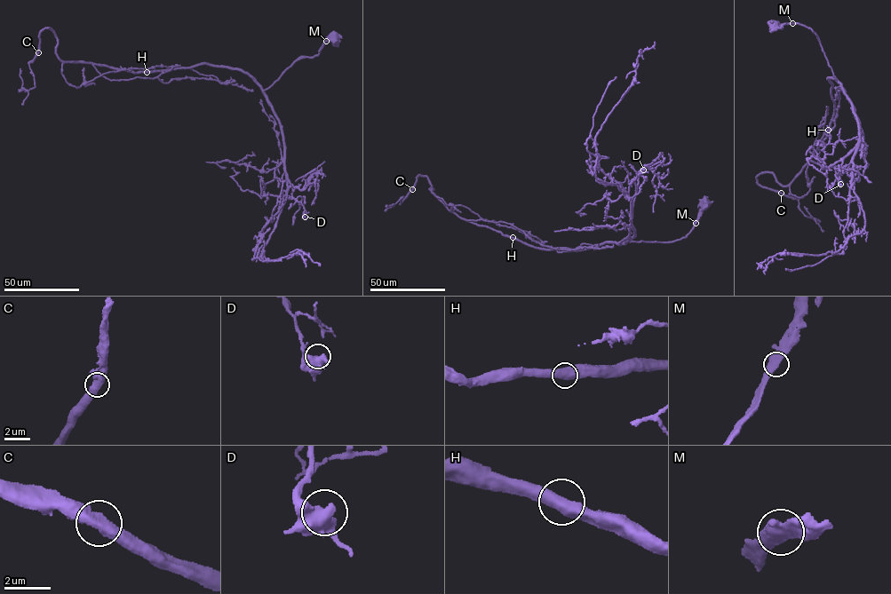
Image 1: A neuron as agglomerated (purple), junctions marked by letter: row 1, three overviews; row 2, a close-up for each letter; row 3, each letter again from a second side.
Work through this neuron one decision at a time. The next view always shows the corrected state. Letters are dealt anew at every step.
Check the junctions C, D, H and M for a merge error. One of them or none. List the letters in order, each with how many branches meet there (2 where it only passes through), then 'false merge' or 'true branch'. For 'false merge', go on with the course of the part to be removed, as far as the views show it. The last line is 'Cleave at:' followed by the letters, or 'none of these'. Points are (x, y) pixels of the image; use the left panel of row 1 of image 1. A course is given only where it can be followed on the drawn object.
C: 2 branches meet; true branch
D: 2 branches meet; true branch
H: 2 branches meet; true branch
M: 2 branches meet; true branch
Cleave at: none of these

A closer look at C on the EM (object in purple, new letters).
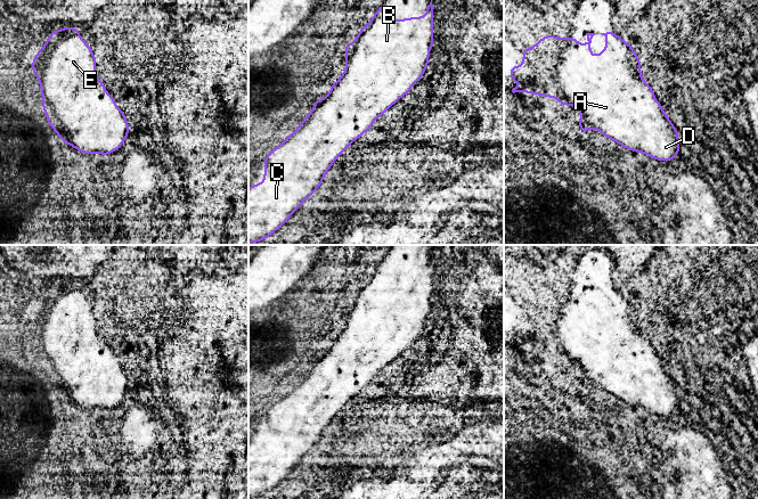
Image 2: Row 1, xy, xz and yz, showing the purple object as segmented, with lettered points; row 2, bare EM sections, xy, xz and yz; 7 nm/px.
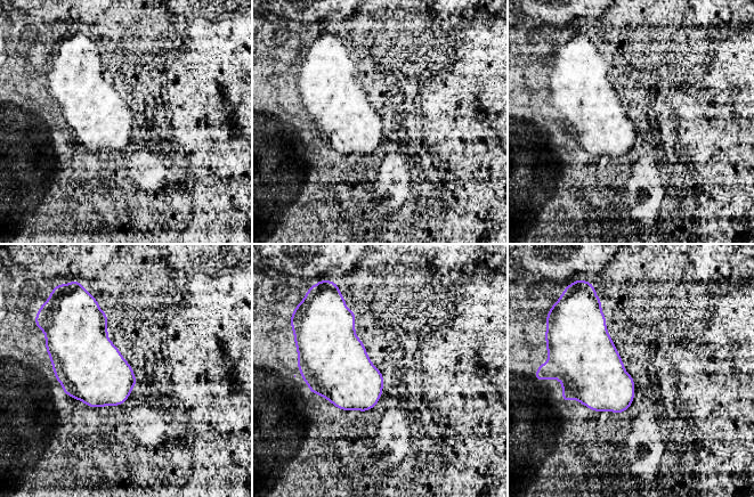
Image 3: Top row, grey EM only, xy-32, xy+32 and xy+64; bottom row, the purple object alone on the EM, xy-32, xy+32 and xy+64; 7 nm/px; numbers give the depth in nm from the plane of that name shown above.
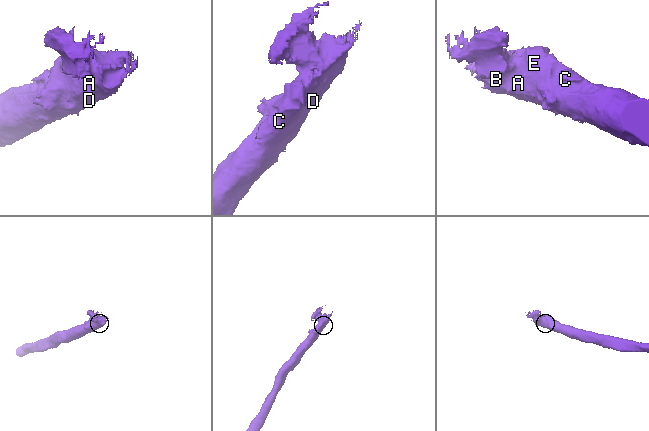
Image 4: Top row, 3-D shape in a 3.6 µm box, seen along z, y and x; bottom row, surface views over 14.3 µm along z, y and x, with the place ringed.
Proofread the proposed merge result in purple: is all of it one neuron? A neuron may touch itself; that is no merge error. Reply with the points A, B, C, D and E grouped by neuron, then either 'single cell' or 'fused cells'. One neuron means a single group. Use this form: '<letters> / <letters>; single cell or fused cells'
A B C D E; single cell

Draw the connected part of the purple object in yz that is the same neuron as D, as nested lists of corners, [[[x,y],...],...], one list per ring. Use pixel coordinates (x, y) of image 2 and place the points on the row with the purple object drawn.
[[[606,32],[601,33],[606,38],[605,44],[608,46],[598,56],[592,54],[589,51],[590,43],[593,36],[597,33],[586,33],[587,35],[587,44],[578,44],[577,38],[564,38],[560,39],[555,35],[545,35],[541,40],[537,41],[536,46],[532,48],[524,48],[523,49],[523,65],[522,66],[512,66],[510,68],[512,81],[522,81],[523,85],[520,87],[519,84],[512,89],[512,92],[530,92],[532,95],[543,95],[544,97],[555,97],[561,105],[570,105],[570,106],[577,106],[581,113],[581,117],[579,118],[579,131],[580,132],[587,132],[588,128],[592,129],[598,129],[600,132],[605,136],[609,139],[613,139],[617,144],[622,145],[626,149],[630,149],[631,152],[641,152],[643,154],[646,154],[651,156],[653,159],[657,161],[670,161],[678,156],[679,152],[679,139],[678,139],[678,132],[677,129],[670,123],[669,117],[663,112],[662,106],[659,101],[655,100],[653,93],[654,90],[641,77],[641,59],[636,56],[636,54],[633,51],[634,46],[629,46],[626,41],[620,39],[617,33],[613,32]]]

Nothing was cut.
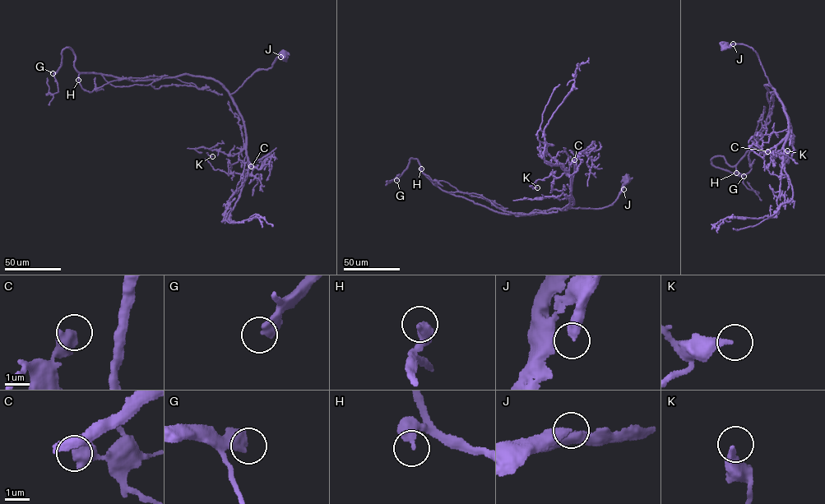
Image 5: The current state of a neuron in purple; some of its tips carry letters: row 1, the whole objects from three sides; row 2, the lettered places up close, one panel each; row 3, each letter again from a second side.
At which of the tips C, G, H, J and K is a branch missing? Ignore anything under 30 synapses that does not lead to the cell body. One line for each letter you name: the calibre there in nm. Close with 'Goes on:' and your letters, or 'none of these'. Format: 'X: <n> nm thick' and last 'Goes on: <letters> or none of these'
G: 480 nm thick
Goes on: G

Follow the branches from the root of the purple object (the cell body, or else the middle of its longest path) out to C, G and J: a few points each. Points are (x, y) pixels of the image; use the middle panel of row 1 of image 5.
C: (626, 179), (613, 204), (594, 209), (565, 209), (573, 202), (568, 171), (570, 163), (574, 159)
G: (626, 179), (607, 206), (530, 215), (498, 213), (442, 190), (416, 159), (396, 180)
J: (626, 179), (623, 189)

